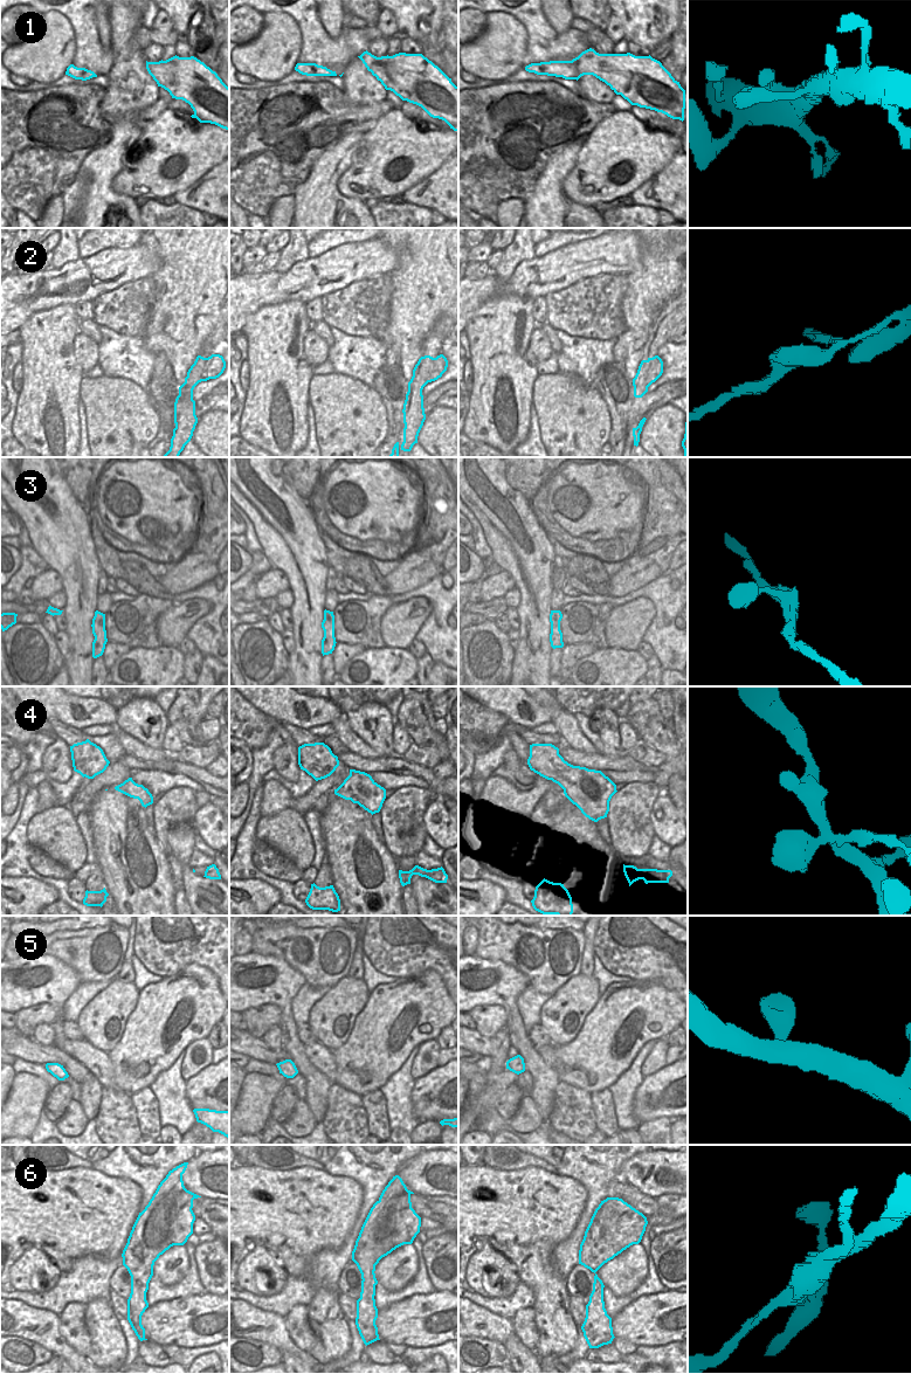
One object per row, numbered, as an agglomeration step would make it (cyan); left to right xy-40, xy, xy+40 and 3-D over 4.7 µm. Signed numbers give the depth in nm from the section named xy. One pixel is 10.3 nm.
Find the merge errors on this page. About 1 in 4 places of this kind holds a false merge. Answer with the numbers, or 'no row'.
2, 4, 6

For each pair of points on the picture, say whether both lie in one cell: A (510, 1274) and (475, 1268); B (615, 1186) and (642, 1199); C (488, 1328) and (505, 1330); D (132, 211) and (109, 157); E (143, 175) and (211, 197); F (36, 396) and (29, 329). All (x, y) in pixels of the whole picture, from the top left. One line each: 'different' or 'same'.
A: same
B: same
C: same
D: same
E: different
F: same

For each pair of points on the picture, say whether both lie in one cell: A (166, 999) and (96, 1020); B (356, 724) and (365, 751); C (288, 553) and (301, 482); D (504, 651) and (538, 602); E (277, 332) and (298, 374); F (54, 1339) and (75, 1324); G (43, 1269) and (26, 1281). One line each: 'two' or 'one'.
A: two
B: two
C: two
D: two
E: one
F: two
G: one

